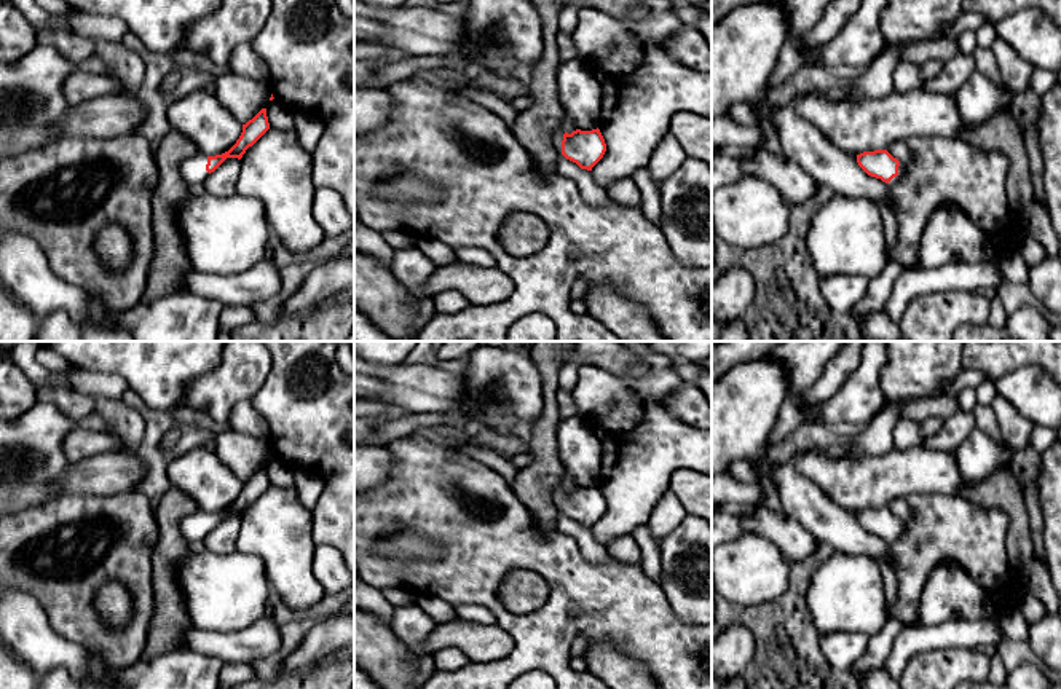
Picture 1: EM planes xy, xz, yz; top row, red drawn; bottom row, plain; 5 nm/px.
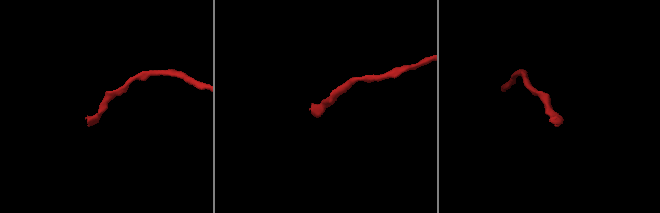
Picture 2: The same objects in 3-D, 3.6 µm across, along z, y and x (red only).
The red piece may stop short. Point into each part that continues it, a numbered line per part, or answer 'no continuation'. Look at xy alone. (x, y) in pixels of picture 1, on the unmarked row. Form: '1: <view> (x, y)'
1: xy (193, 528)

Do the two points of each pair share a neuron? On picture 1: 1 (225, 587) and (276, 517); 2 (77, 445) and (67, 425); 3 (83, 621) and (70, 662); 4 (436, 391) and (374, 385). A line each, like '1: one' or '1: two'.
1: two
2: two
3: two
4: one

